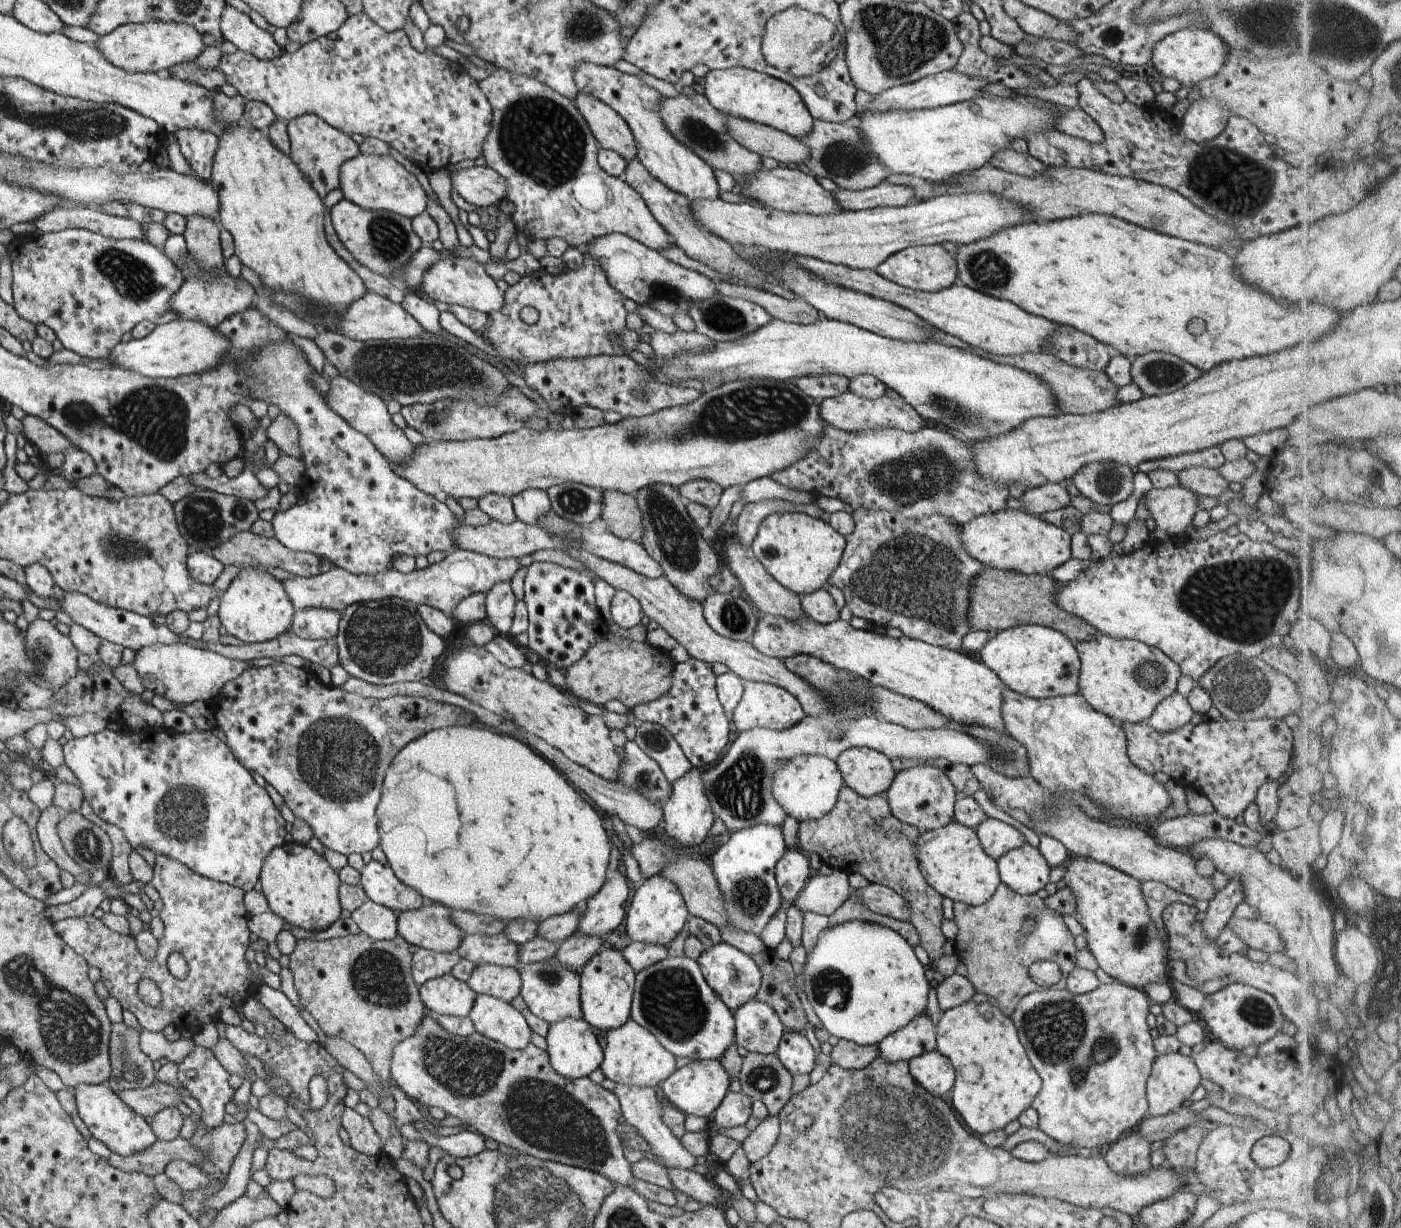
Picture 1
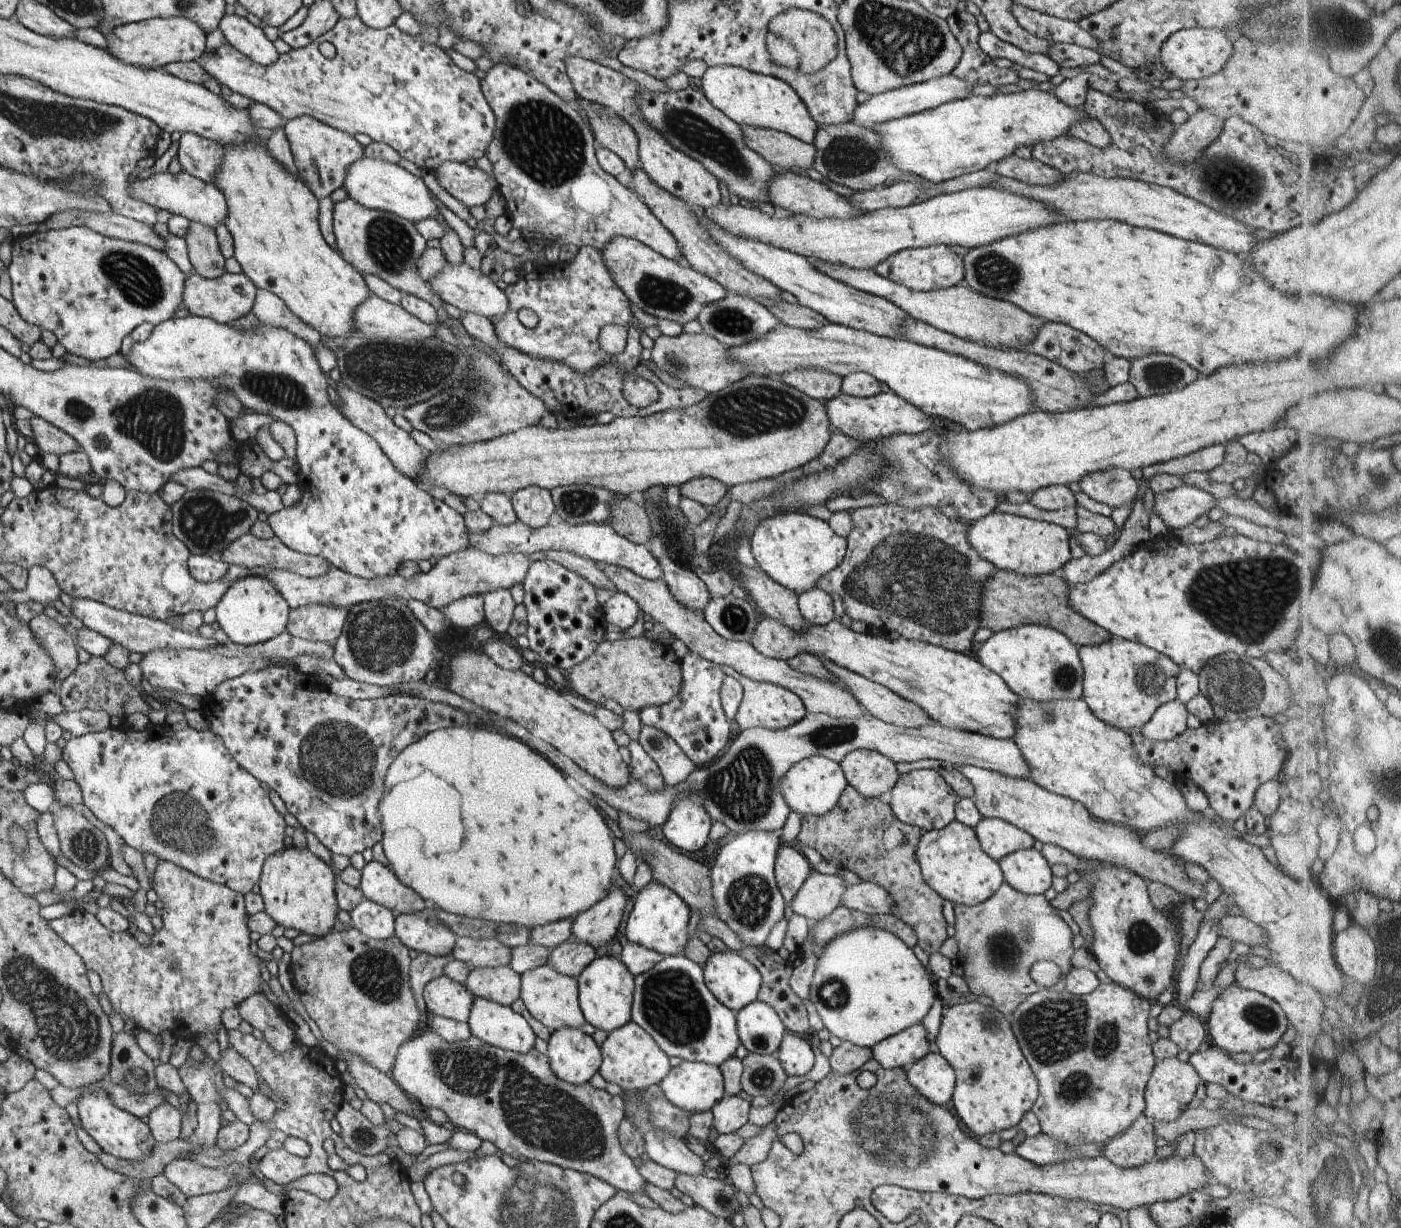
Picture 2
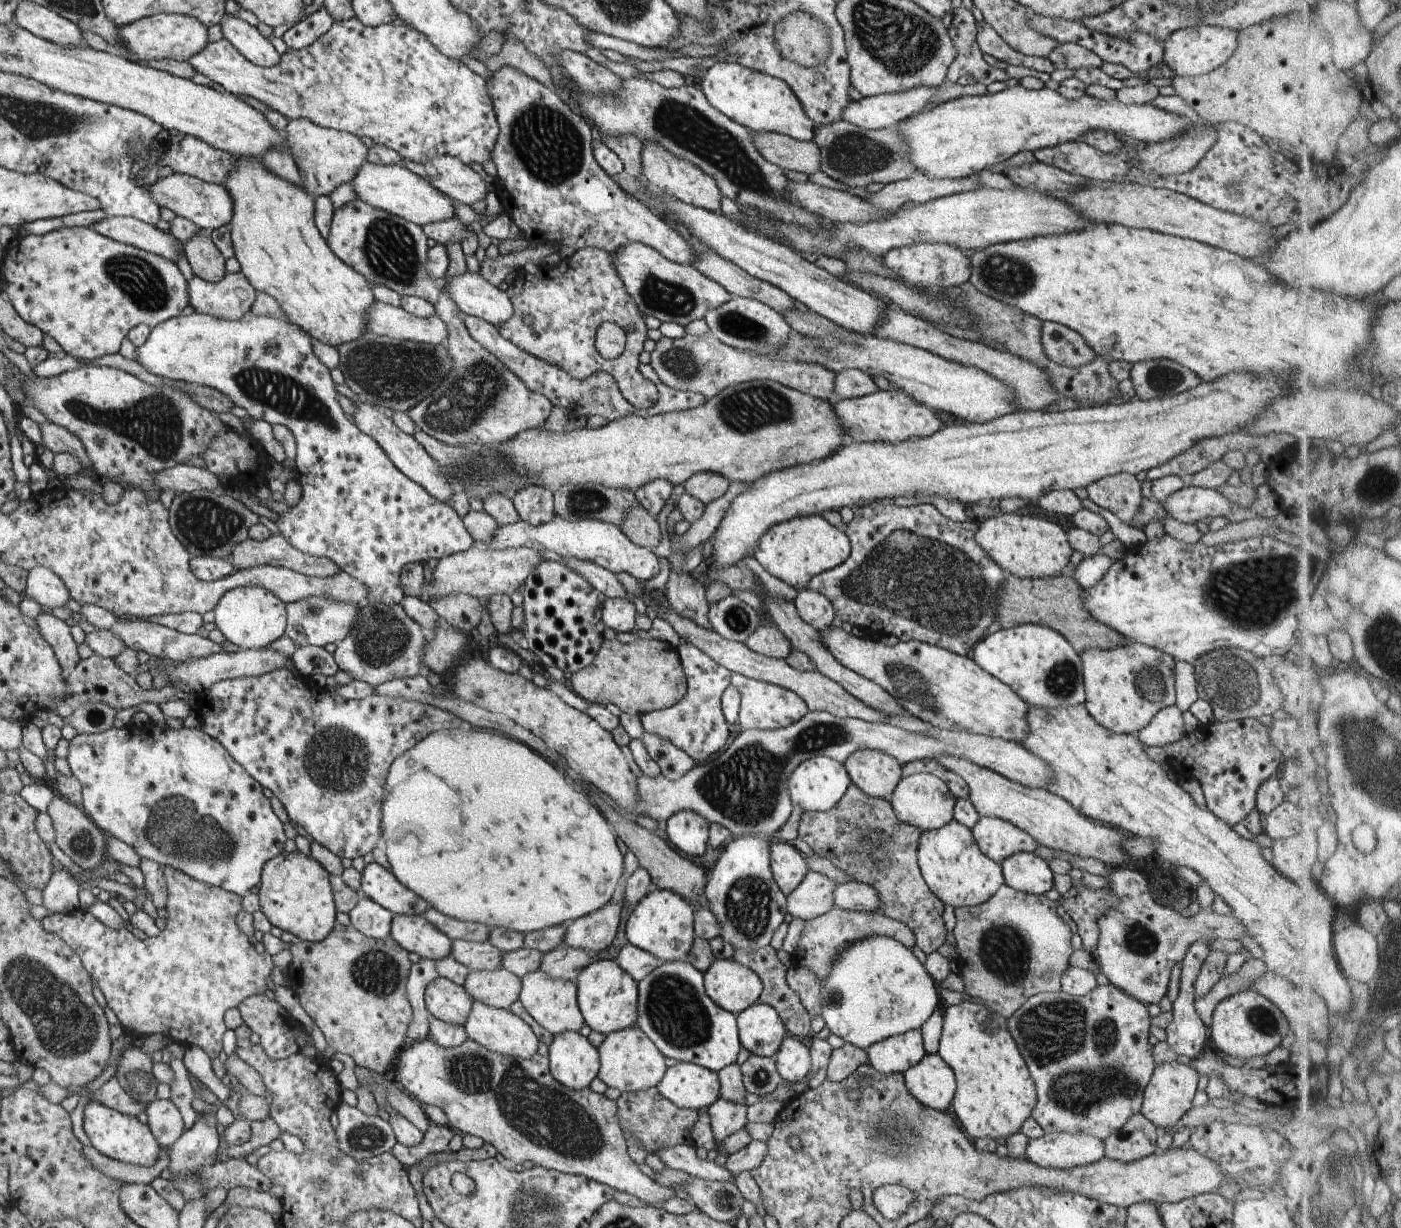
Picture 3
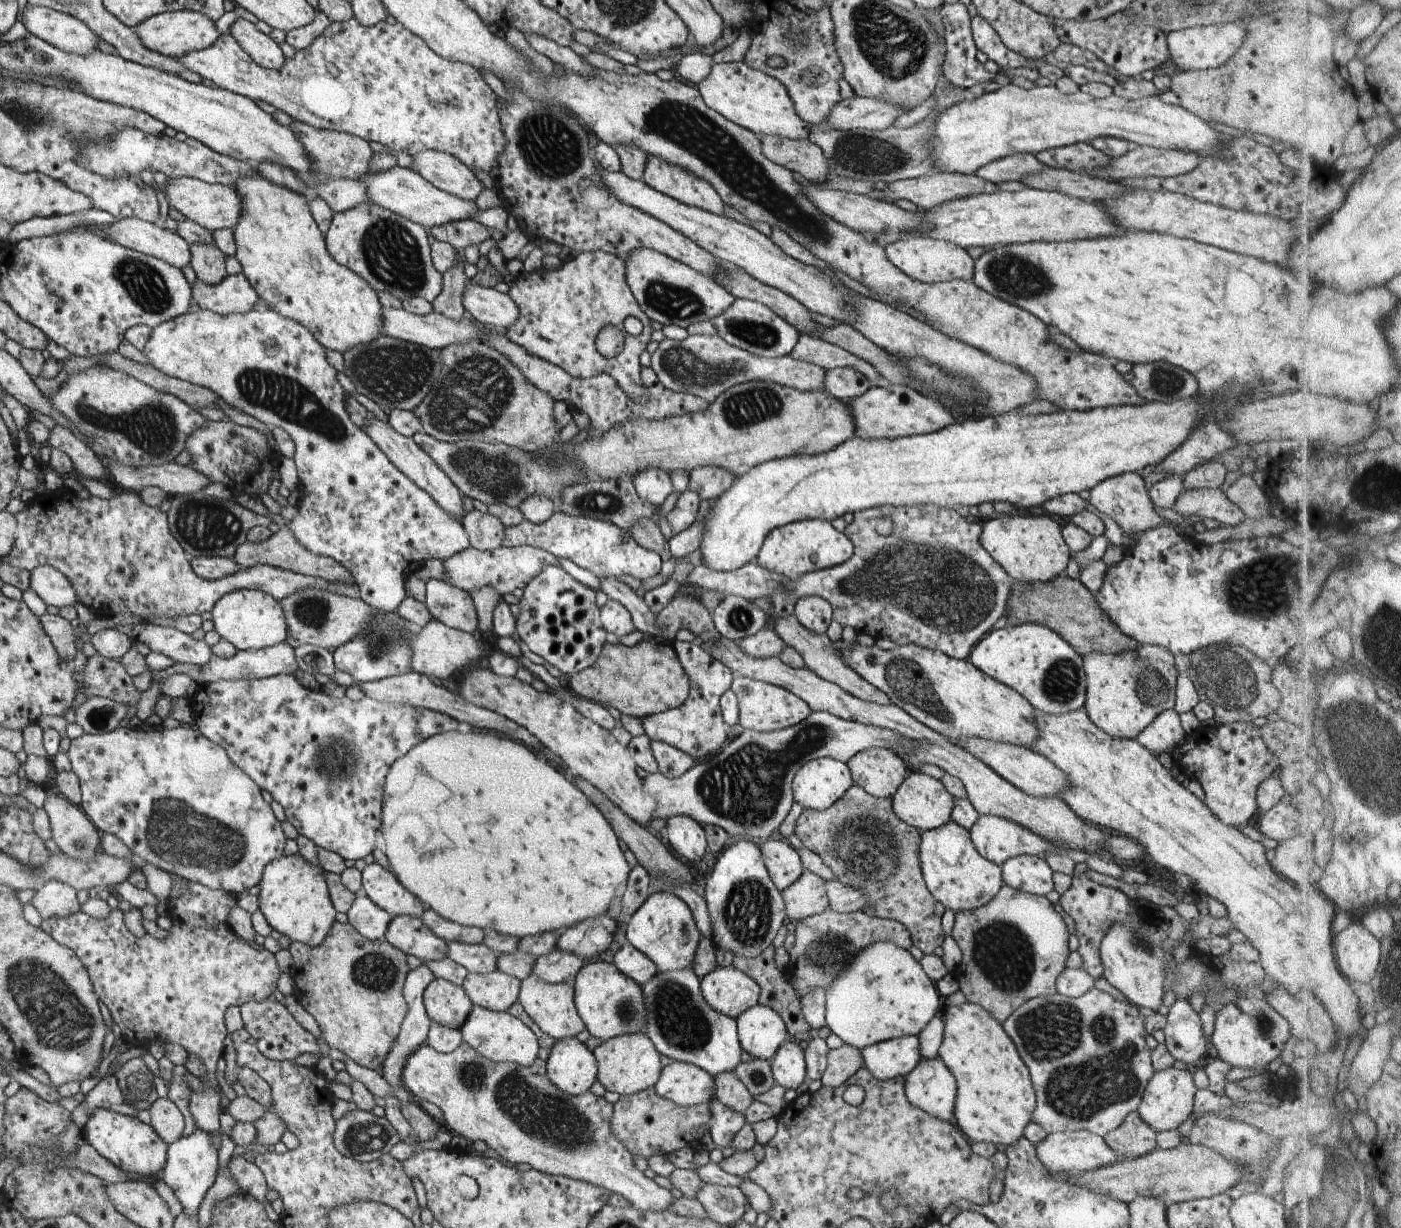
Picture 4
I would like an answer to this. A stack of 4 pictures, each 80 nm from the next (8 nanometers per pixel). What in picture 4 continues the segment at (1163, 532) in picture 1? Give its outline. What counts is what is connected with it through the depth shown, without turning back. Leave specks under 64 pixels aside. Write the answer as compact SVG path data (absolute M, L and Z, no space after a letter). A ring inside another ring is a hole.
M1222 489L1183 490L1172 509L1186 520L1196 514L1203 519L1218 520L1222 526L1234 526L1247 518L1247 514Z

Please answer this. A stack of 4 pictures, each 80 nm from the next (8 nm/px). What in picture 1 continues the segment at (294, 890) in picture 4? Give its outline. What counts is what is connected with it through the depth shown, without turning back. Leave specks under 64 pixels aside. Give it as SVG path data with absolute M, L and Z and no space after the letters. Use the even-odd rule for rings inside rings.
M294 840L273 849L260 874L269 910L292 926L318 932L332 926L342 914L340 879L322 855L308 845L301 845Z

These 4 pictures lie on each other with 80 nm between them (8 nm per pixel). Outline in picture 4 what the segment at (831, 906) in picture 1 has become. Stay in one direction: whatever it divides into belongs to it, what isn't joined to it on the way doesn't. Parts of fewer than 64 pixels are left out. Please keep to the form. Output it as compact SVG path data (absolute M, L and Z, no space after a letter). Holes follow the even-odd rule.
M804 869L800 878L783 890L787 916L794 921L819 915L829 908L826 881L812 871Z

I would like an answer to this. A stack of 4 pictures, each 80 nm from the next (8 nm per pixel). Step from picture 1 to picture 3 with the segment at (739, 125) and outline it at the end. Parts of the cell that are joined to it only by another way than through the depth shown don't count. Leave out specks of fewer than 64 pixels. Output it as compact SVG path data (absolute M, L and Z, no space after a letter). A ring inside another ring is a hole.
M751 131L756 150L781 169L797 170L810 175L820 170L820 149L812 141L799 141L782 133Z

